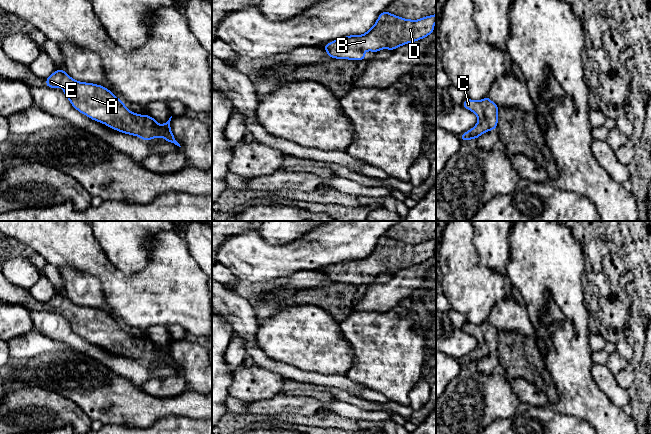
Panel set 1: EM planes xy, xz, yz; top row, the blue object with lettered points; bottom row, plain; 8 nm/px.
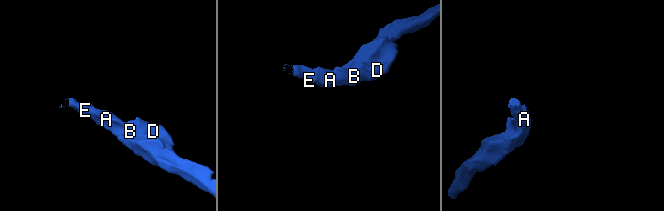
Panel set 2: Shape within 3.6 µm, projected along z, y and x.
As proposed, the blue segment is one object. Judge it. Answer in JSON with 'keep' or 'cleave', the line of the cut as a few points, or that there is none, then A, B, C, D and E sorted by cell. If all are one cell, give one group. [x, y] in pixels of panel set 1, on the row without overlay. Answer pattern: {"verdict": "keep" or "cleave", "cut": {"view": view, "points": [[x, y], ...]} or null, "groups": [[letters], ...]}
{"verdict": "keep", "cut": null, "groups": [["A", "B", "C", "D", "E"]]}

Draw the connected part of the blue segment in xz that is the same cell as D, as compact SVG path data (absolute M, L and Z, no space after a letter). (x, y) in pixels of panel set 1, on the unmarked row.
M383 235L365 258L334 264L324 269L324 274L330 282L366 284L364 275L393 275L397 271L427 261L433 257L435 246L436 238L410 244Z

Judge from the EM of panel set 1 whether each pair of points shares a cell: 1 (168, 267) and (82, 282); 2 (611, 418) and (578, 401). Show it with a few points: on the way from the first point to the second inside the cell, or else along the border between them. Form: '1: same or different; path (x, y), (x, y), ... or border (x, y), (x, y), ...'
1: different; border (76, 270), (91, 274), (99, 280), (105, 301)
2: same; path (603, 415), (586, 401)

